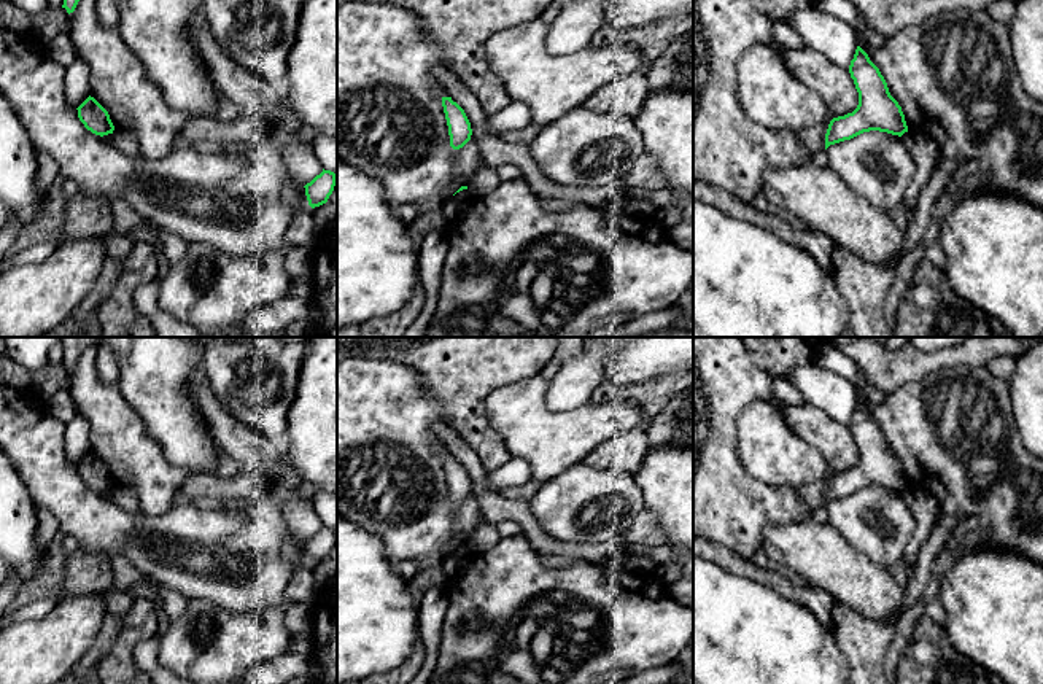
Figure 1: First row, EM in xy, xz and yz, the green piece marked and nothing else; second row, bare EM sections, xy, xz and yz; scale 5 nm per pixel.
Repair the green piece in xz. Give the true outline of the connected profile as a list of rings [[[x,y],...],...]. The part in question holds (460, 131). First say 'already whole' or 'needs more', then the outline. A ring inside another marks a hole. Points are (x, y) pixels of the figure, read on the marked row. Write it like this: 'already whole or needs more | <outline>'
already whole | [[[442,97],[442,107],[448,126],[450,146],[459,150],[471,140],[471,122],[464,110],[452,97]]]

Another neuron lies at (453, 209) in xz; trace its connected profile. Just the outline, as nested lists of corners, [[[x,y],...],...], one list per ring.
[[[463,189],[447,199],[442,205],[442,213],[445,220],[450,223],[455,223],[464,216],[464,212],[471,202],[472,196],[469,194],[467,189]]]

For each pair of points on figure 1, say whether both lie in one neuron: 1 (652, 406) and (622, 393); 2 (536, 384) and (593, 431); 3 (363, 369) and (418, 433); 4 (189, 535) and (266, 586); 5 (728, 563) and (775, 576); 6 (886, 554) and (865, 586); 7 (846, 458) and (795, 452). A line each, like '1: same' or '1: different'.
1: same
2: same
3: same
4: same
5: same
6: different
7: different

